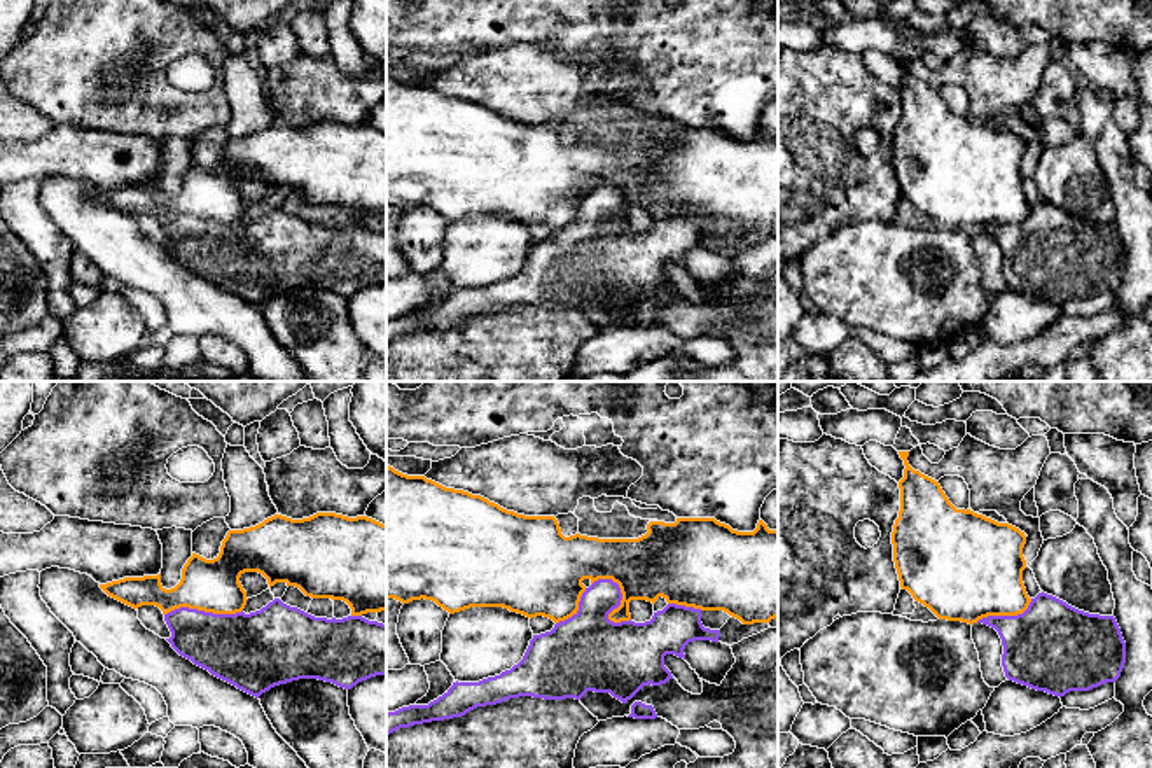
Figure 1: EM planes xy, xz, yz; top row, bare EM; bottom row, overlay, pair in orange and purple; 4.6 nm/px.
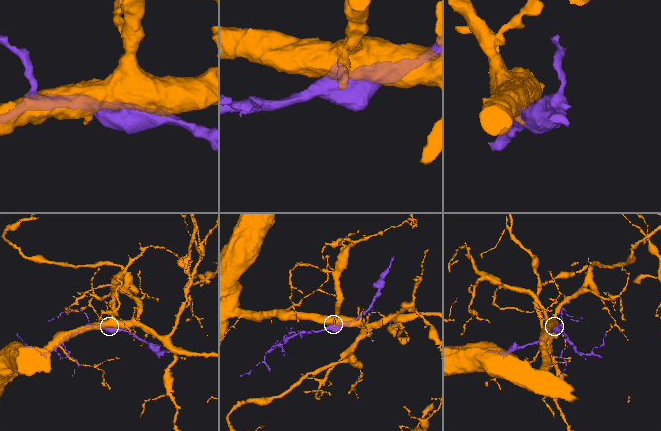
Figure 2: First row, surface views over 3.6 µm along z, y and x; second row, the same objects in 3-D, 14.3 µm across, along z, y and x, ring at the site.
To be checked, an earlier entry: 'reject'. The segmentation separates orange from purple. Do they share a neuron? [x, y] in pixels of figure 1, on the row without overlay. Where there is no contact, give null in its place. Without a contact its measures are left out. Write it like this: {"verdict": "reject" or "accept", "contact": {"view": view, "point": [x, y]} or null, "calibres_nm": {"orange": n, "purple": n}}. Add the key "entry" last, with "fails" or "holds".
{"verdict": "reject", "contact": {"view": "xz", "point": [623, 207]}, "calibres_nm": {"orange": 320, "purple": 300}, "entry": "holds"}

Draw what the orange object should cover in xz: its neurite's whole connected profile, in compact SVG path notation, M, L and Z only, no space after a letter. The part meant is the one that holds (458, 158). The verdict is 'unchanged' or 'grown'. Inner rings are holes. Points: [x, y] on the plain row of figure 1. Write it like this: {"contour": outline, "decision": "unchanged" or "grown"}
{"contour": "M386 73L386 206L395 206L402 212L425 206L435 210L449 222L470 215L503 215L530 227L544 224L554 231L559 231L577 222L580 205L586 199L586 194L582 192L584 187L589 187L591 192L598 187L612 187L619 192L622 201L621 213L608 222L608 227L614 231L631 227L631 208L647 208L656 212L659 205L663 205L668 212L694 215L701 219L724 219L729 224L739 227L743 233L769 231L771 227L778 226L778 138L769 138L762 128L759 128L753 140L732 138L729 133L720 131L715 126L677 126L675 131L650 129L647 138L649 140L638 147L598 147L580 142L565 145L554 124L517 122L500 115L495 110L489 110L481 103L446 96L432 87L427 87L425 84L407 84Z", "decision": "unchanged"}

